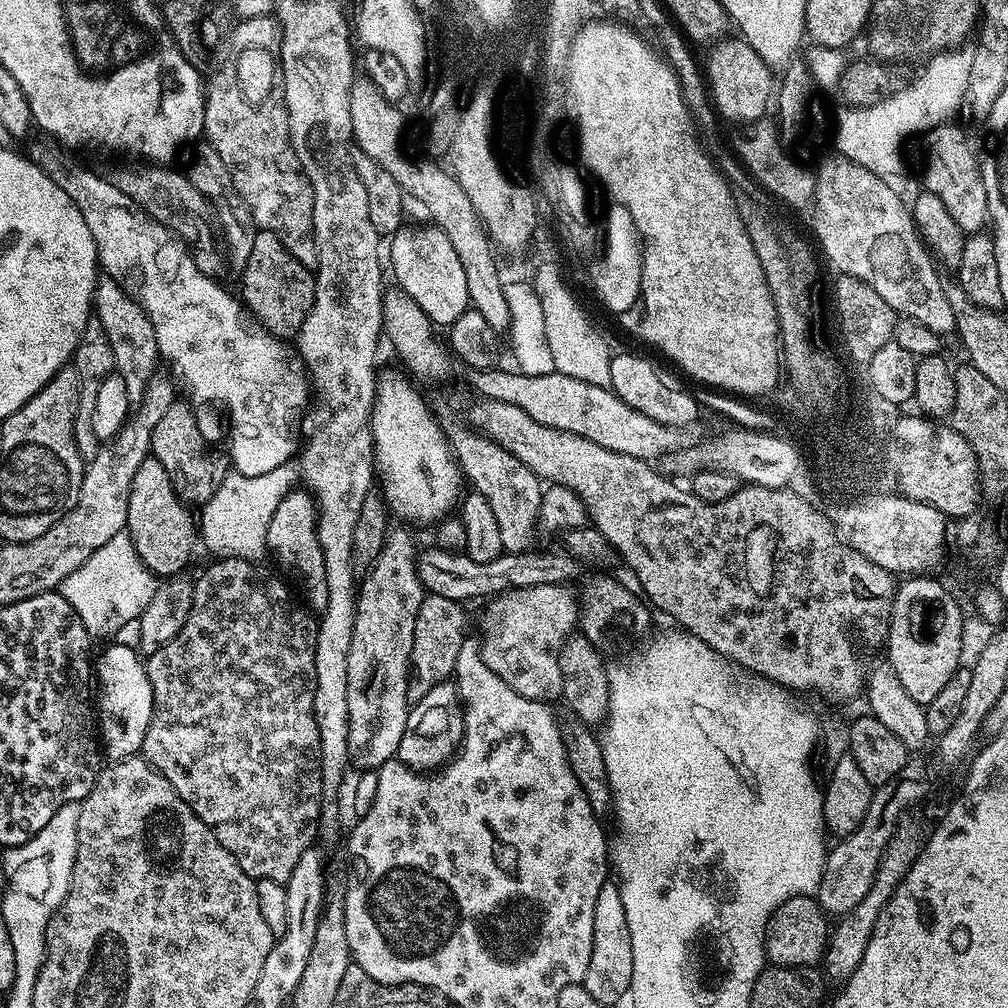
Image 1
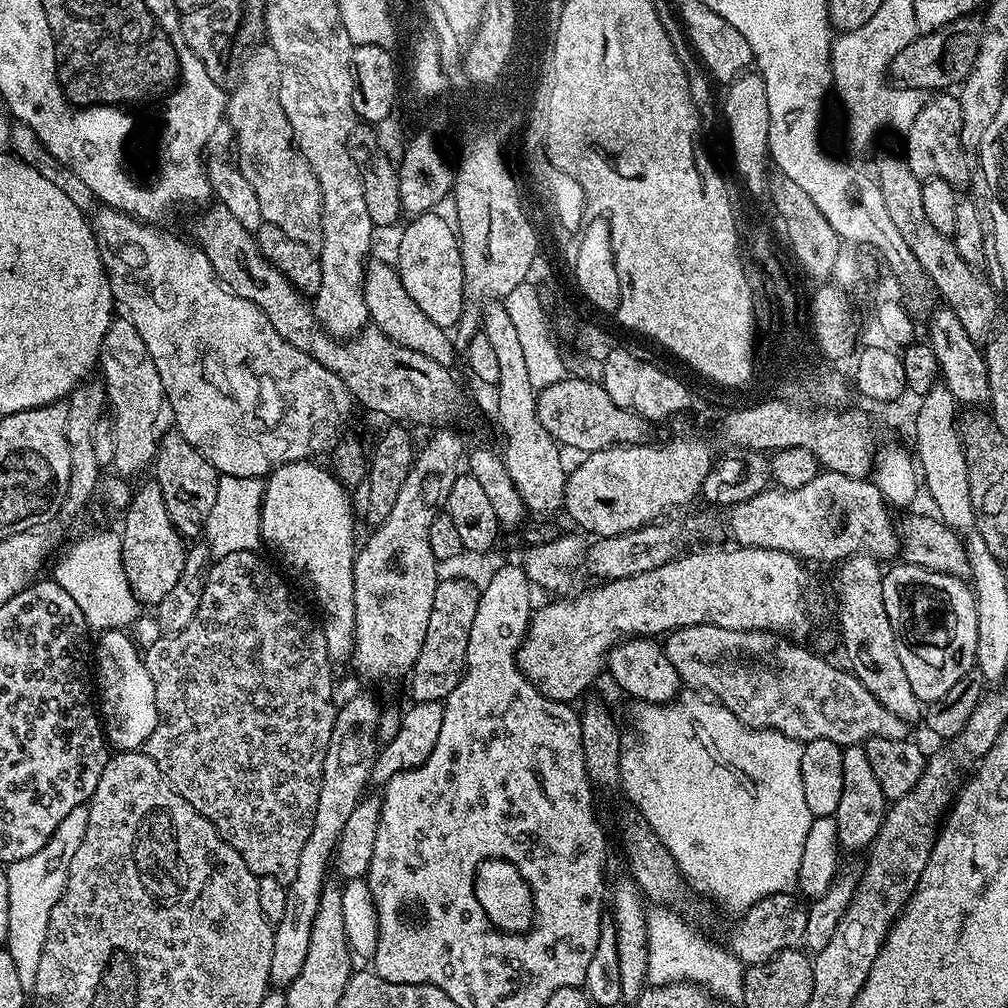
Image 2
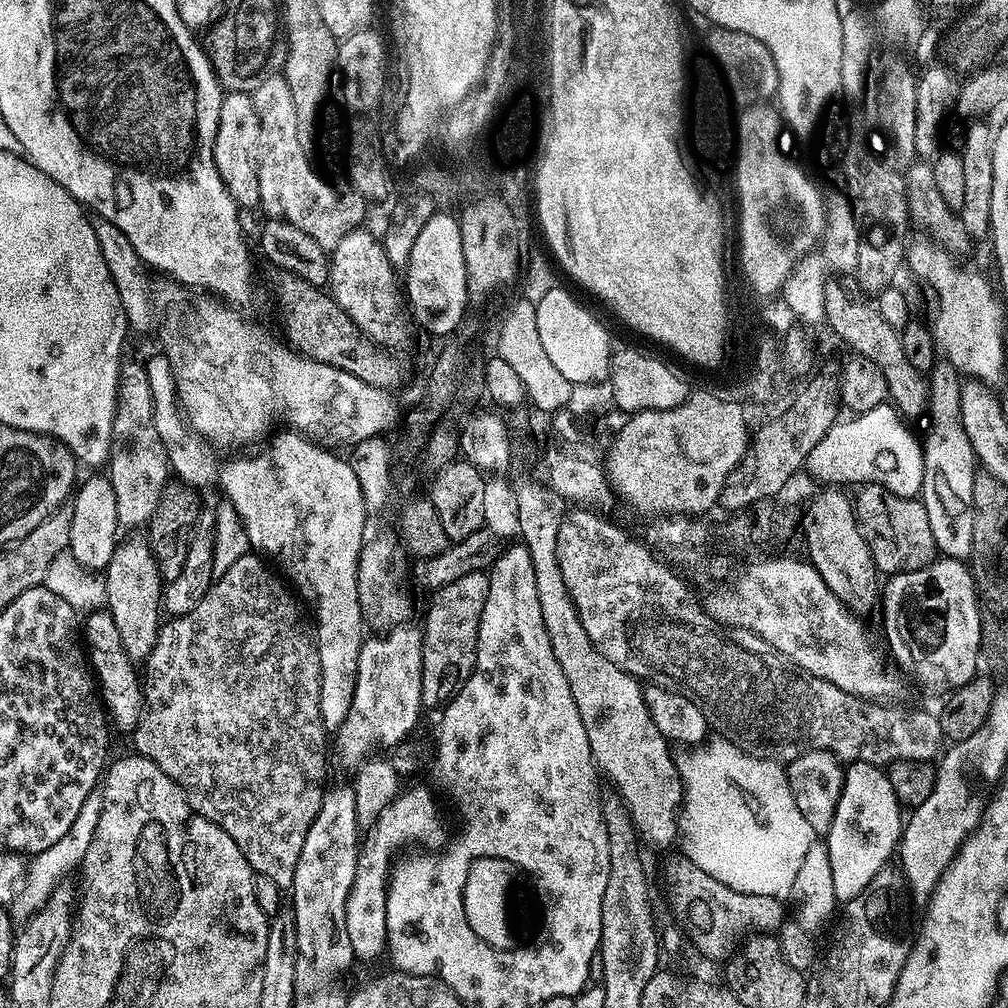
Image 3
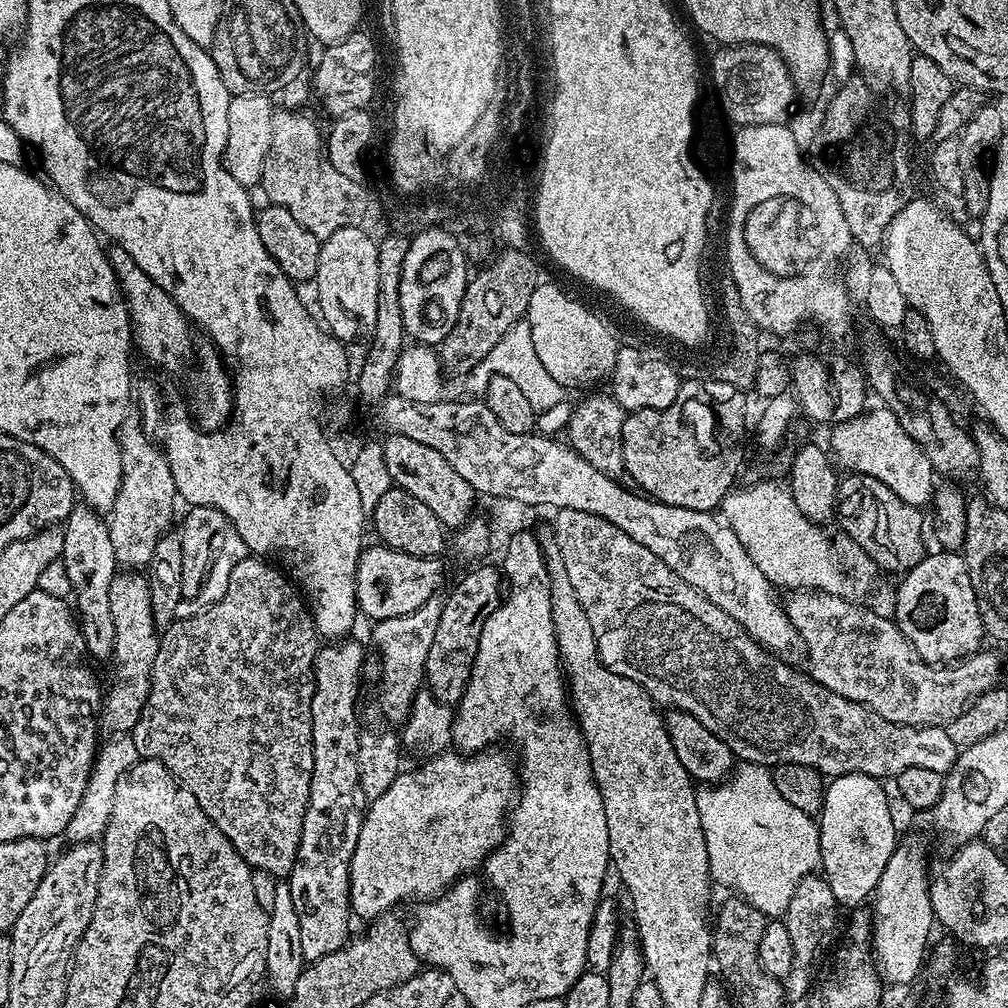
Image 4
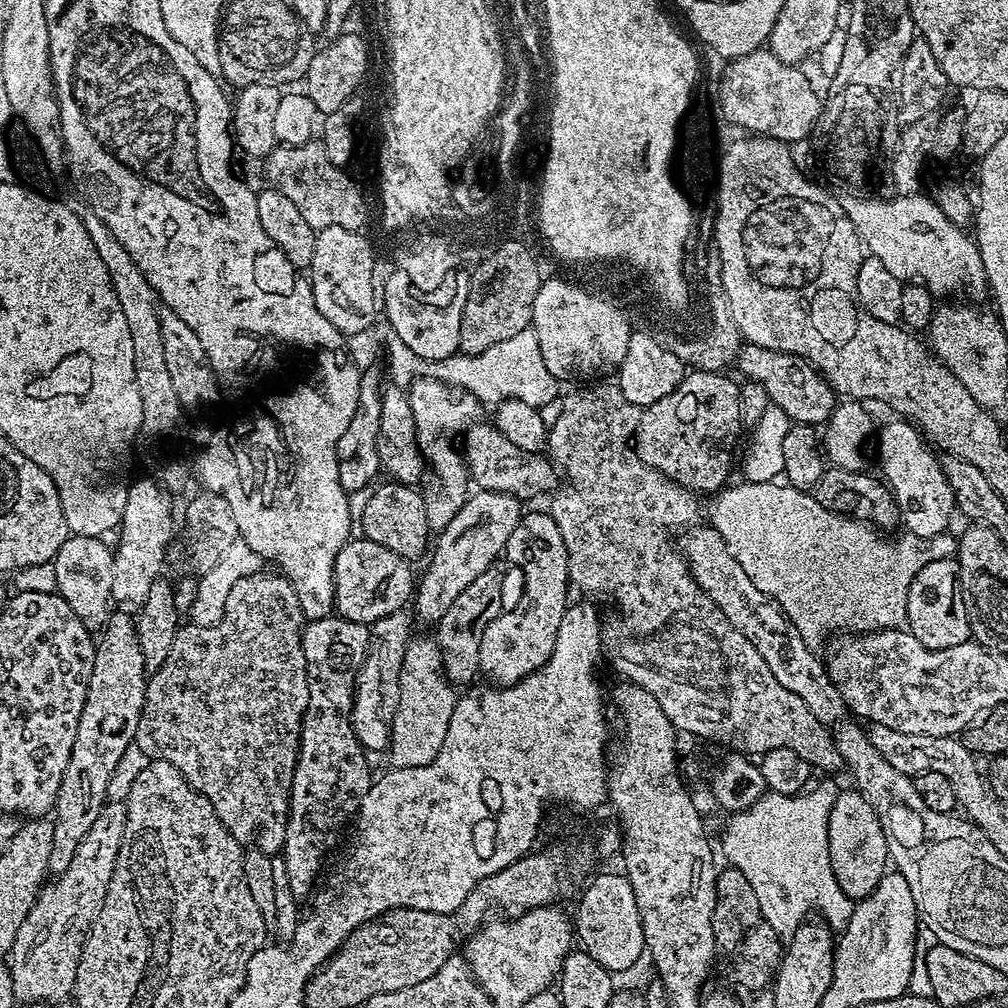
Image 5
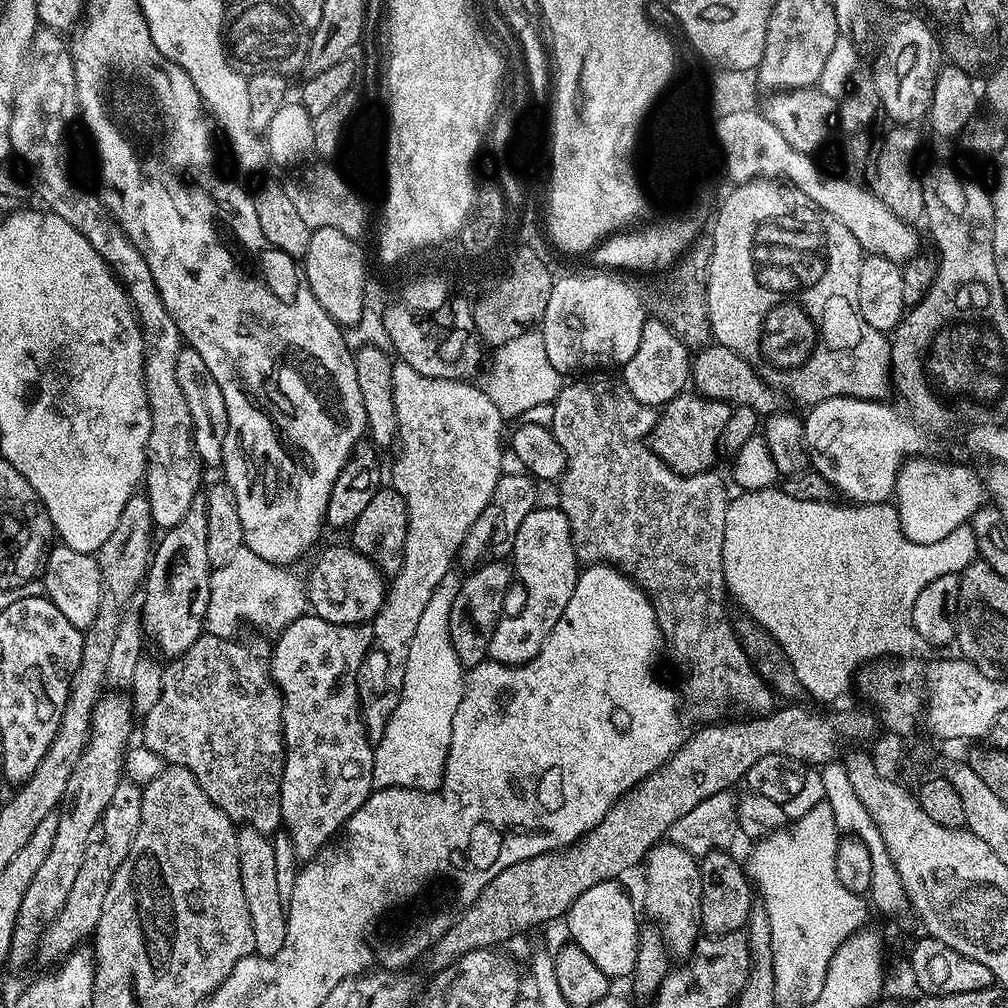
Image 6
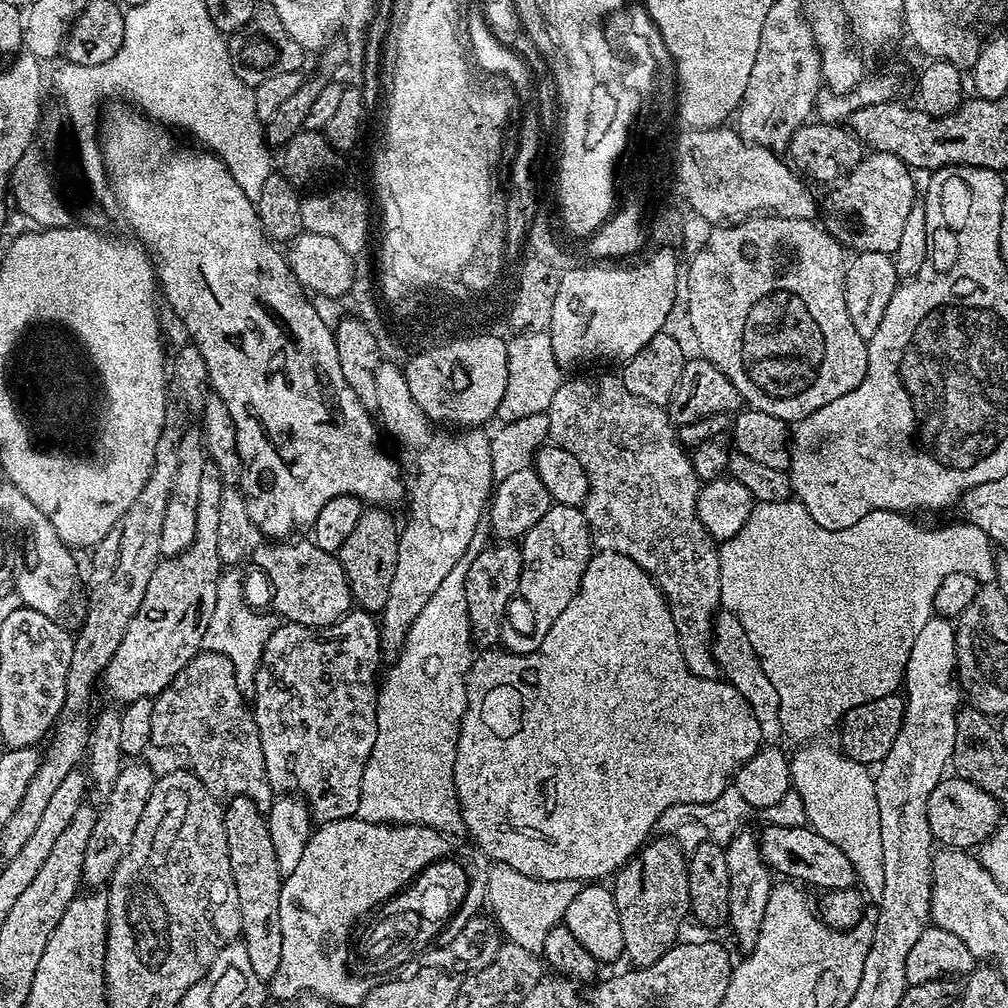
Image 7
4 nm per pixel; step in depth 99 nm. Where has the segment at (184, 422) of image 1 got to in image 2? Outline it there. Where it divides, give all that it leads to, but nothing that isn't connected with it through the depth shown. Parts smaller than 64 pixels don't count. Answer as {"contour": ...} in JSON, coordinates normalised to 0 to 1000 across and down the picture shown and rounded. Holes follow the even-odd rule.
{"contour":[[[174,427],[158,434],[158,444],[155,446],[153,478],[161,486],[161,495],[169,509],[169,518],[179,527],[180,532],[197,533],[202,527],[202,520],[208,514],[208,505],[212,494],[216,494],[216,478],[219,471],[196,445],[188,440],[183,432]]]}

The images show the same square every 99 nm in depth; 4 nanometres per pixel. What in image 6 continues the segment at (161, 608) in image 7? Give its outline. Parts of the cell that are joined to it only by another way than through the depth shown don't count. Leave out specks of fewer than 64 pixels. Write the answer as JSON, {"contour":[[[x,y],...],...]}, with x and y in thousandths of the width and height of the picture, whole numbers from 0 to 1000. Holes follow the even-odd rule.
{"contour":[[[196,490],[192,498],[188,498],[188,506],[185,506],[181,518],[177,522],[166,525],[163,532],[158,533],[154,541],[150,557],[147,561],[147,570],[141,580],[143,591],[143,605],[141,604],[142,630],[155,639],[167,650],[167,653],[180,651],[203,626],[202,614],[204,601],[208,597],[208,573],[210,572],[210,559],[204,550],[204,498],[205,491]]]}

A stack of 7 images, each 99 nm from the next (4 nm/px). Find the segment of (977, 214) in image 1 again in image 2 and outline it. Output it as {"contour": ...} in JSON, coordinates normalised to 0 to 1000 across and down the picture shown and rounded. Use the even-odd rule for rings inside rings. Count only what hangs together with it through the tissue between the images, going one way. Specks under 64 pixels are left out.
{"contour":[[[929,93],[926,99],[918,98],[911,109],[911,115],[907,117],[906,124],[899,131],[901,137],[901,152],[899,158],[905,172],[914,181],[930,178],[938,179],[939,183],[953,185],[960,179],[960,169],[962,163],[956,159],[956,149],[954,147],[954,105],[952,104],[951,94],[948,93]]]}

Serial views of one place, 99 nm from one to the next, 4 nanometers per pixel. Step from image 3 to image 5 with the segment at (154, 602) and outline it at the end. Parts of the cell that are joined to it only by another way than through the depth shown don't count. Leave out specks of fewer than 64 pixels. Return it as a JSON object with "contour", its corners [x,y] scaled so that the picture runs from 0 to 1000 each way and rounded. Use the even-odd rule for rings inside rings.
{"contour":[[[115,606],[108,610],[107,618],[97,631],[85,700],[81,700],[77,728],[73,728],[73,744],[69,748],[69,756],[65,756],[62,780],[58,780],[52,813],[54,839],[50,839],[48,856],[48,864],[52,867],[63,865],[65,859],[73,855],[73,847],[81,831],[89,827],[89,819],[93,819],[97,808],[108,793],[109,768],[113,768],[113,760],[117,760],[121,748],[125,748],[127,741],[134,735],[137,712],[141,712],[147,671],[143,665],[141,641],[137,641],[135,616],[126,606]]]}

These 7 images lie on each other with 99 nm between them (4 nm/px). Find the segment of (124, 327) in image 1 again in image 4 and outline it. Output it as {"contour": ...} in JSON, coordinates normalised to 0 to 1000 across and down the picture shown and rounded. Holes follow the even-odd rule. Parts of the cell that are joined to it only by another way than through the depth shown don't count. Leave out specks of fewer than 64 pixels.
{"contour":[[[136,410],[123,413],[115,434],[120,451],[121,478],[114,492],[114,502],[109,506],[107,529],[116,559],[123,563],[141,563],[151,556],[153,543],[168,525],[175,496],[177,500],[177,486],[167,456],[161,446],[148,438],[148,430],[143,428]]]}

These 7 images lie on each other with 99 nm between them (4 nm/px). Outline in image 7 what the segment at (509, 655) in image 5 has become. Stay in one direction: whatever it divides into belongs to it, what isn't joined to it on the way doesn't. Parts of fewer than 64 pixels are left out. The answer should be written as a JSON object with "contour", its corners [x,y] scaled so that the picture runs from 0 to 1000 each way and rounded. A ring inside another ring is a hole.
{"contour":[[[549,499],[546,506],[542,506],[542,510],[538,510],[538,514],[534,514],[534,518],[530,518],[530,522],[518,533],[516,540],[516,549],[518,550],[518,569],[516,570],[516,586],[515,590],[520,591],[522,598],[528,602],[528,627],[504,627],[501,626],[498,631],[498,639],[505,647],[519,647],[521,644],[527,645],[532,643],[542,633],[542,629],[546,625],[546,621],[550,621],[550,617],[554,617],[554,609],[558,609],[558,605],[562,605],[562,601],[565,601],[565,593],[569,593],[569,589],[575,584],[577,577],[577,569],[581,569],[581,562],[586,558],[589,551],[589,541],[587,539],[587,528],[583,525],[583,515],[579,513],[578,507],[574,503],[566,500]]]}

